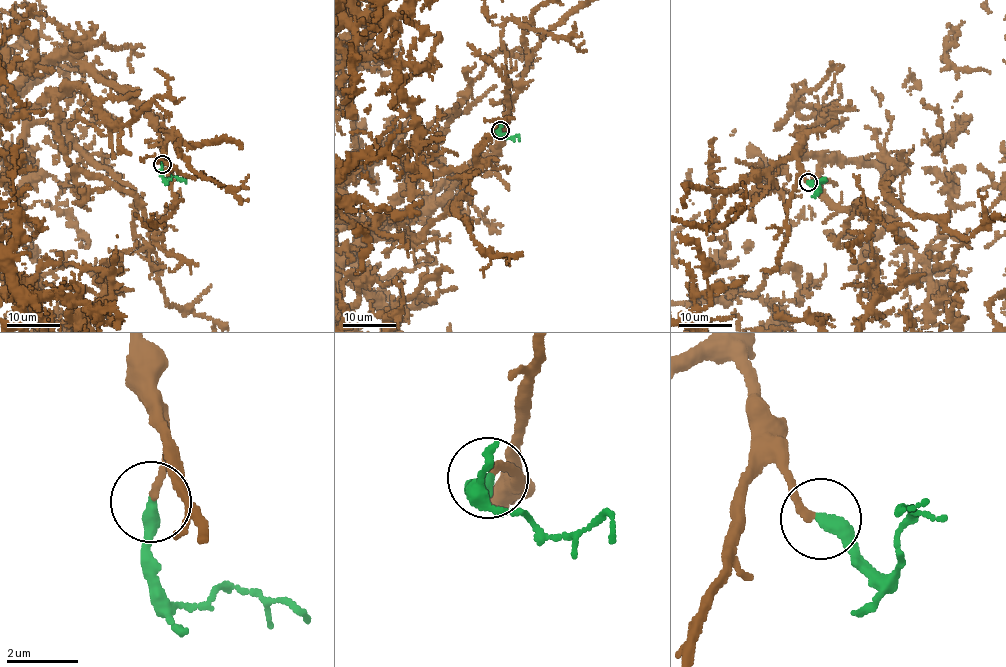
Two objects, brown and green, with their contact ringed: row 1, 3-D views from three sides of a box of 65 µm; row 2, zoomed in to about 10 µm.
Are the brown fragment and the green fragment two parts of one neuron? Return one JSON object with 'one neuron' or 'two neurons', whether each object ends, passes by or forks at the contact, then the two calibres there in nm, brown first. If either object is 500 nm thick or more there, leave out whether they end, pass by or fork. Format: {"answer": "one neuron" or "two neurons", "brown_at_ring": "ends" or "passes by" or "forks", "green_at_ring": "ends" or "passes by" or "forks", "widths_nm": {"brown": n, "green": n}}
{"answer": "one neuron", "brown_at_ring": "ends", "green_at_ring": "ends", "widths_nm": {"brown": 200, "green": 400}}

